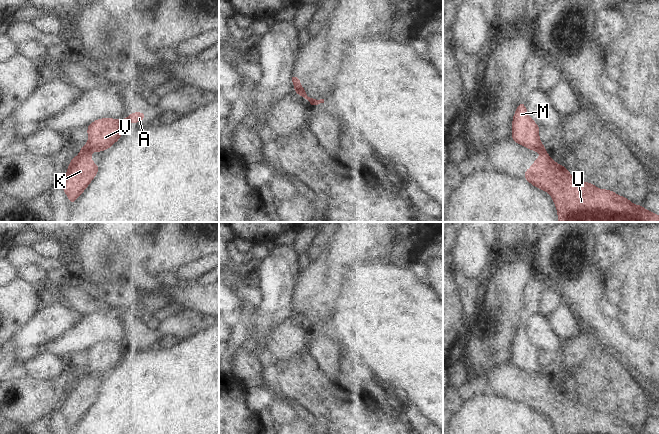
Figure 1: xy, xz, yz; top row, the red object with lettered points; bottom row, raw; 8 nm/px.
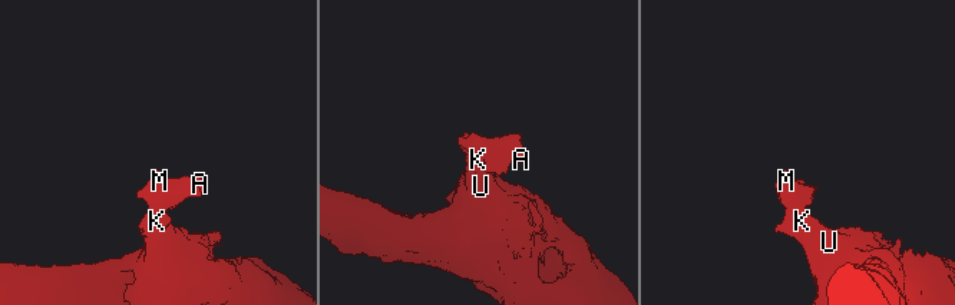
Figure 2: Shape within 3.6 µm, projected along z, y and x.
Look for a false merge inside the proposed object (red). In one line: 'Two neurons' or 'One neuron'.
Two neurons.

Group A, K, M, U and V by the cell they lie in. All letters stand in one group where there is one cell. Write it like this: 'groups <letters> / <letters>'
groups A M V / K U

